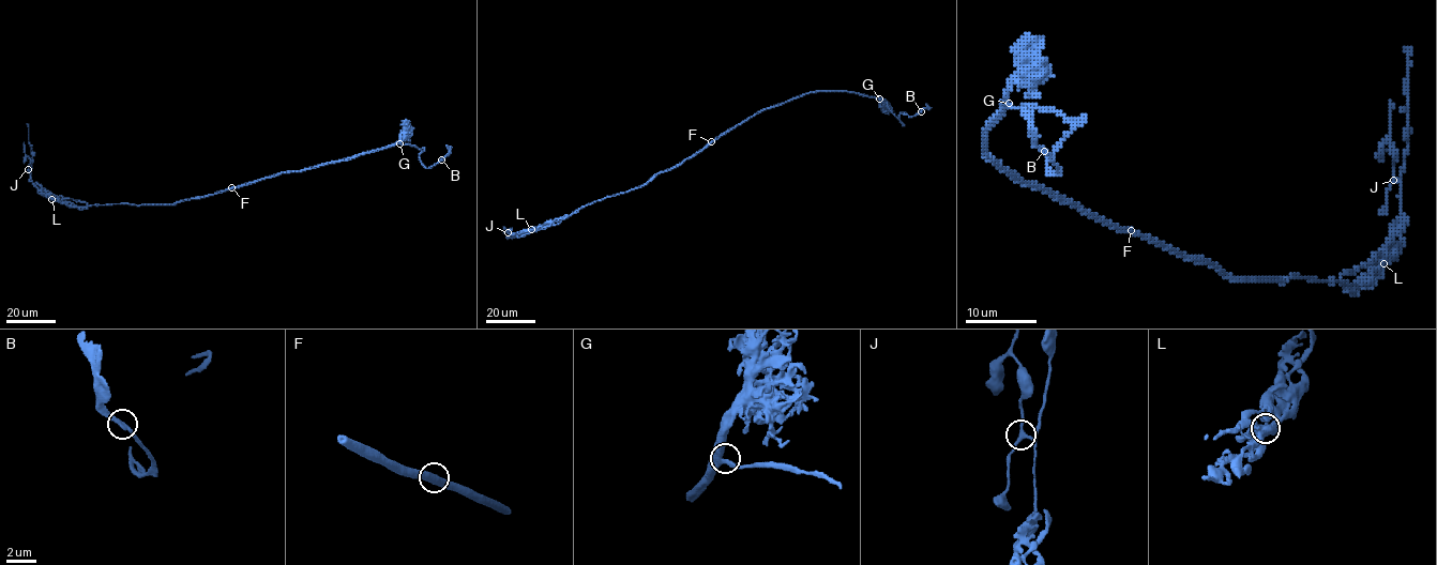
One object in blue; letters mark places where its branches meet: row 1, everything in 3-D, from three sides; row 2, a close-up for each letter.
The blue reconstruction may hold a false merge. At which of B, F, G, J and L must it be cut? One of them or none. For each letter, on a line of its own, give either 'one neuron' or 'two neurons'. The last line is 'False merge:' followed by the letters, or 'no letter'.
B: one neuron
F: one neuron
G: one neuron
J: one neuron
L: one neuron
False merge: no letter

